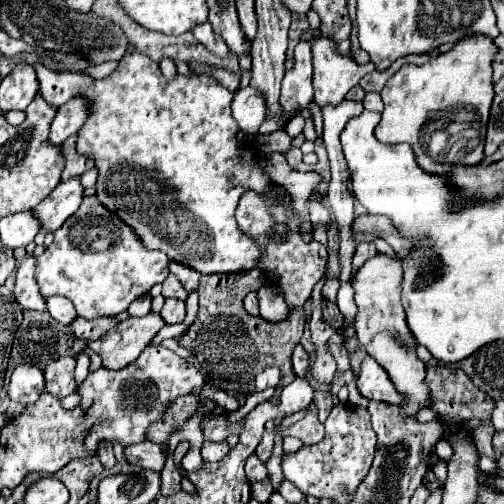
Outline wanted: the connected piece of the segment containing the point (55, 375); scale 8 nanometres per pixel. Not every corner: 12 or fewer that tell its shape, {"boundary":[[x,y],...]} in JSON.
{"boundary":[[72,356],[50,362],[46,390],[64,398],[76,390]]}

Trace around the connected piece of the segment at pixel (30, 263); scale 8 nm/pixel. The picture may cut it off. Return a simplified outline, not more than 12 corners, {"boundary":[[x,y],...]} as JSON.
{"boundary":[[28,254],[16,272],[14,298],[22,308],[46,310],[34,280],[36,256]]}

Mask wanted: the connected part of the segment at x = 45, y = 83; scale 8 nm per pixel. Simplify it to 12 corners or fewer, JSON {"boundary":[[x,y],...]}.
{"boundary":[[35,70],[39,92],[54,106],[96,82],[76,72]]}

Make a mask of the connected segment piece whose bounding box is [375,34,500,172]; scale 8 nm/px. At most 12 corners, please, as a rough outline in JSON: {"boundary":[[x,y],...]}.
{"boundary":[[470,34],[384,86],[375,129],[408,142],[430,112],[470,106],[490,117],[494,38]]}

